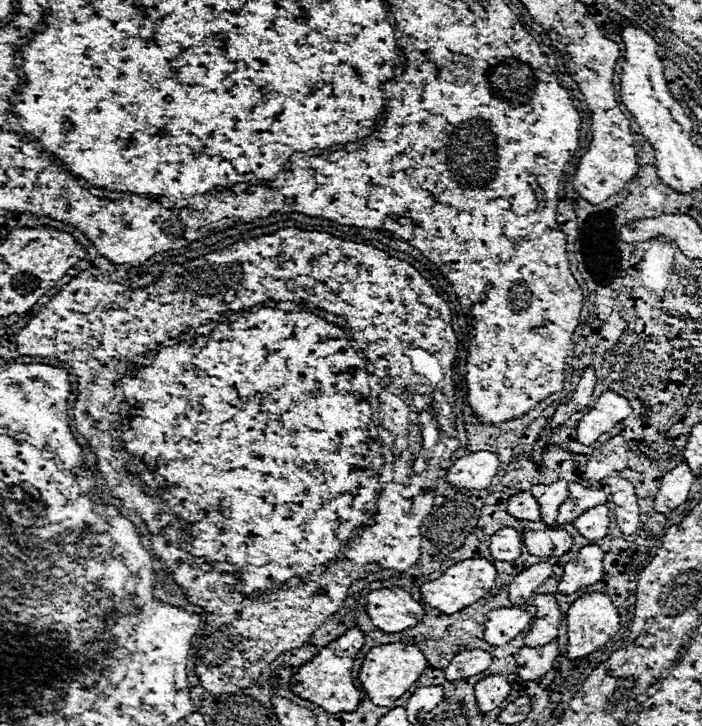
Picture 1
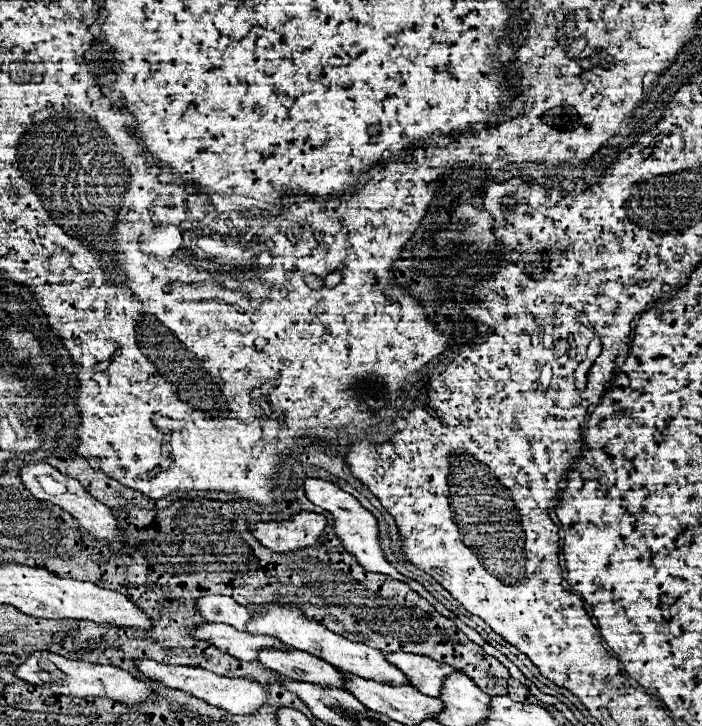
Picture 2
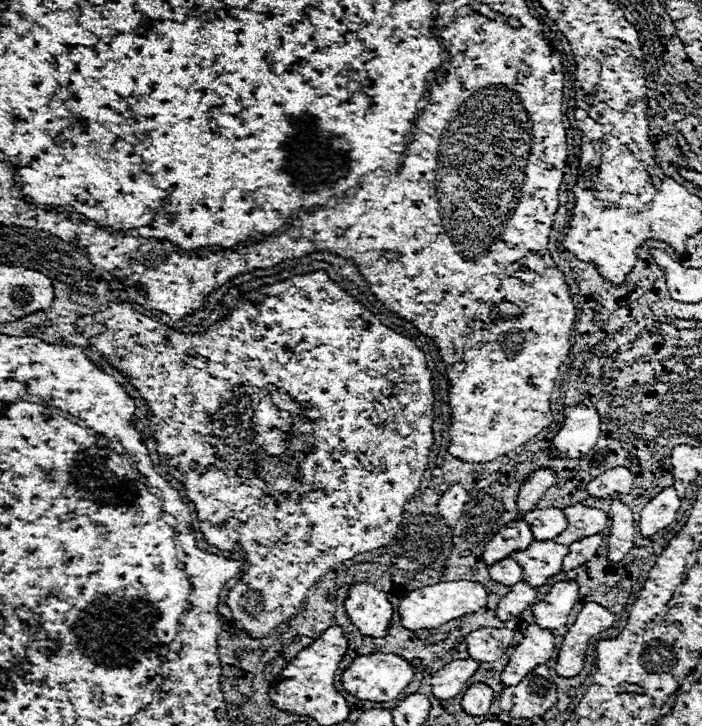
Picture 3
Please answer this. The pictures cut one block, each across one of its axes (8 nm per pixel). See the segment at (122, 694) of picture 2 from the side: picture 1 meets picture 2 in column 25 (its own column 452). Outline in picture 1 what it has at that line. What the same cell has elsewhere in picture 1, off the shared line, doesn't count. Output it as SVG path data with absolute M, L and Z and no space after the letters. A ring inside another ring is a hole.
M466 650L456 654L446 666L446 680L460 680L484 672L492 664L492 656L484 650Z

